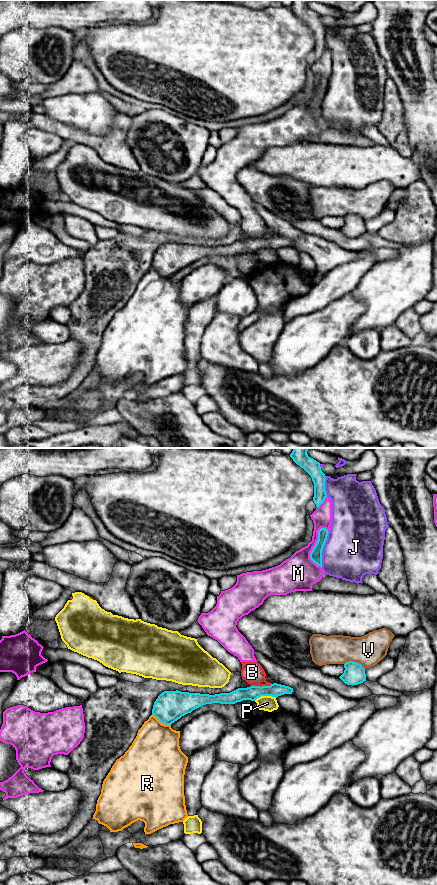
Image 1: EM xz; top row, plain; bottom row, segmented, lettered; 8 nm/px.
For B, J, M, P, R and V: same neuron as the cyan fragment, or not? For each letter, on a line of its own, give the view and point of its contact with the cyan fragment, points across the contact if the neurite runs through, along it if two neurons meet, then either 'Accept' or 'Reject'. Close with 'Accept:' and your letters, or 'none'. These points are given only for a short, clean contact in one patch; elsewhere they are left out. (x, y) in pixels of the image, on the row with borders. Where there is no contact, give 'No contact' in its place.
B: Touches cyan at xz (262, 686). Boundary: xz (271, 683), (265, 686), (251, 686). Reject
J: Touches cyan at xz (322, 549). Reject
M: Touches cyan at xz (313, 547). Reject
P: Touches cyan at xz (264, 695). Reject
R: Touches cyan at xz (161, 722). Reject
V: Touches cyan at xz (355, 662). Reject
Accept: none

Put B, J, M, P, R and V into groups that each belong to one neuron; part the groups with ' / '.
B M / J / P / R / V

